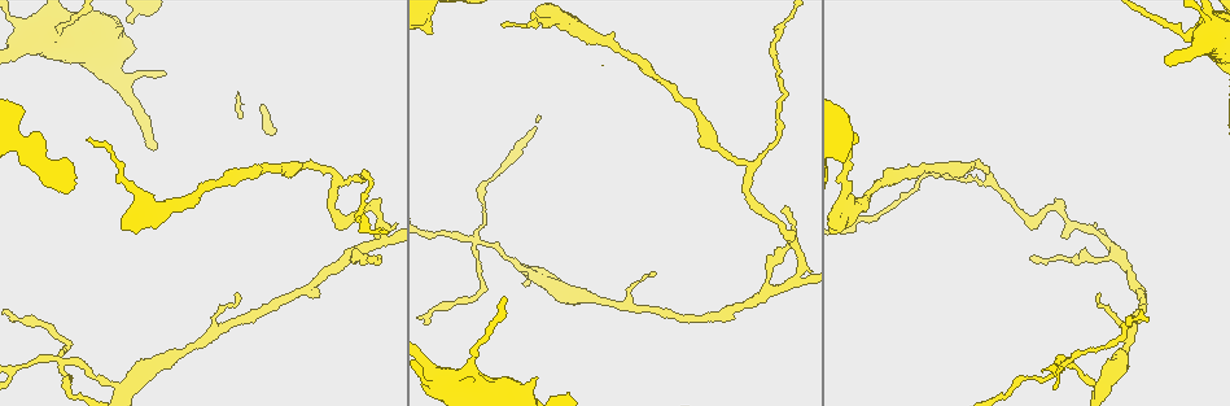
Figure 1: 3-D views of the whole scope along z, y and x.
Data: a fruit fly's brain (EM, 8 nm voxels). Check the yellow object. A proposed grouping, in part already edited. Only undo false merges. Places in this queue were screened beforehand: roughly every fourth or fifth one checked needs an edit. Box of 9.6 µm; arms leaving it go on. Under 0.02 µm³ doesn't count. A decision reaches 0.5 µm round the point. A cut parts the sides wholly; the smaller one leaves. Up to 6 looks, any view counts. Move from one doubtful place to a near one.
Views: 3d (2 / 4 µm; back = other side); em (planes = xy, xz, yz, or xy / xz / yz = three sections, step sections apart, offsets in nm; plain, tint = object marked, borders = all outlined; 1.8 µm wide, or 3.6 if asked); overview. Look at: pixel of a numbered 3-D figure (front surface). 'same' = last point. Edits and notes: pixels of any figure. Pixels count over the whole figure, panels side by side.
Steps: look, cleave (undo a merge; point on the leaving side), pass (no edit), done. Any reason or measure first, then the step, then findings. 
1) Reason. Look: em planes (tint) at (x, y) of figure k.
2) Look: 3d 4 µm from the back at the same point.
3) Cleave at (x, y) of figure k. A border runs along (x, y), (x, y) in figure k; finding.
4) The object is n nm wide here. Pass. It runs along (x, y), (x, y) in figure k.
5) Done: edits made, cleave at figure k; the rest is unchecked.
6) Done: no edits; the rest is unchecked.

Abrupt turn. Look: em planes (tint) at (992, 180) of figure 1.

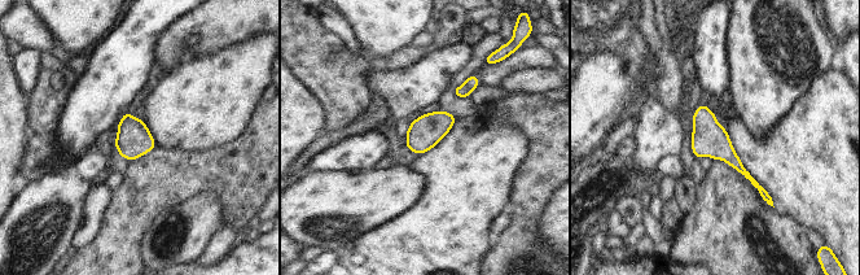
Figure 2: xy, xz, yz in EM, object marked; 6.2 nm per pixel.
Pass. It runs along (702, 108), (707, 134), (766, 196) in figure 2; continuous, no second cell.

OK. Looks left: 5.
Look: 3d 2 µm at (379, 241) of figure 1.

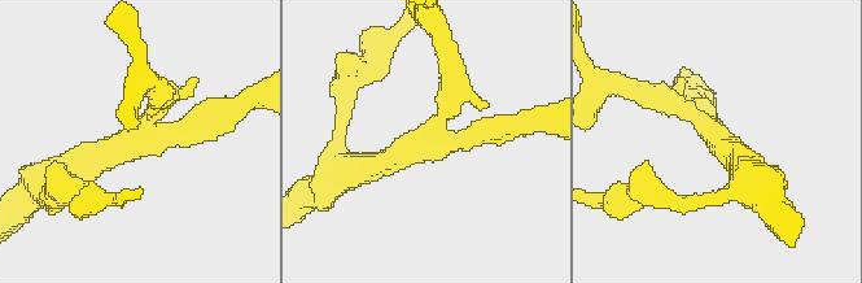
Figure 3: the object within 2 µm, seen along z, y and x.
Now the EM. Look: em planes (borders) at (708, 134) of figure 3.

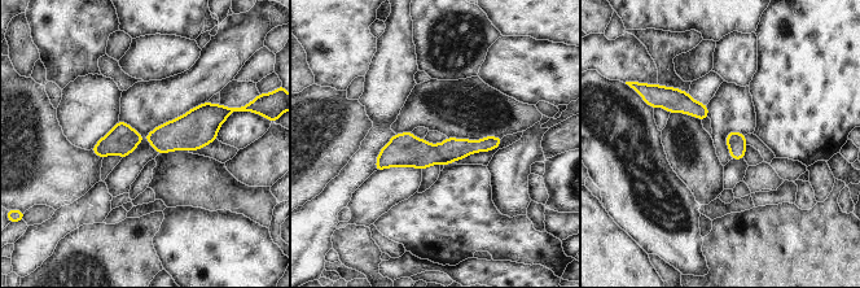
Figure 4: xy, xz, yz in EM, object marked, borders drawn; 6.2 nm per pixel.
Pass. All the same cell.

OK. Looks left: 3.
Calibre changes. Look: em yz step 4 (tint) at (42, 38) of figure 1.

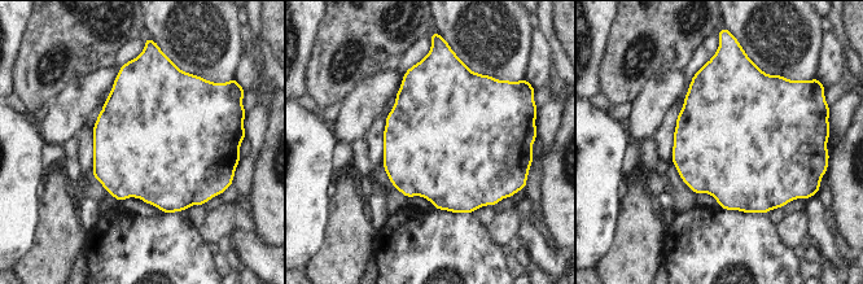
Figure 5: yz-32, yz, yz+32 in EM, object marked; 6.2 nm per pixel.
Look: em planes (borders) at the same point.

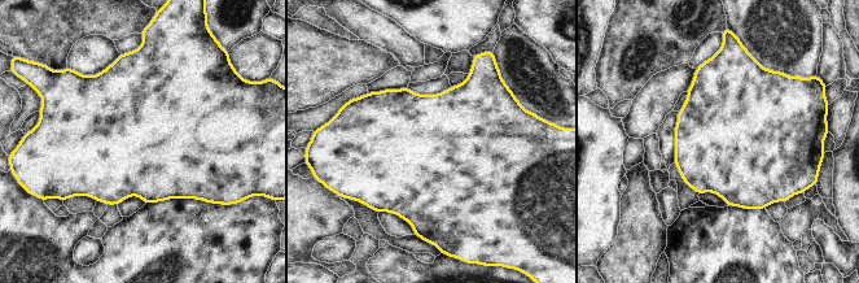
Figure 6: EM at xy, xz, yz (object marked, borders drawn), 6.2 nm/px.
The object is 850 nm wide here. Pass. All the same cell.

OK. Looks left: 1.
Done: no edits; the rest is unchecked.

